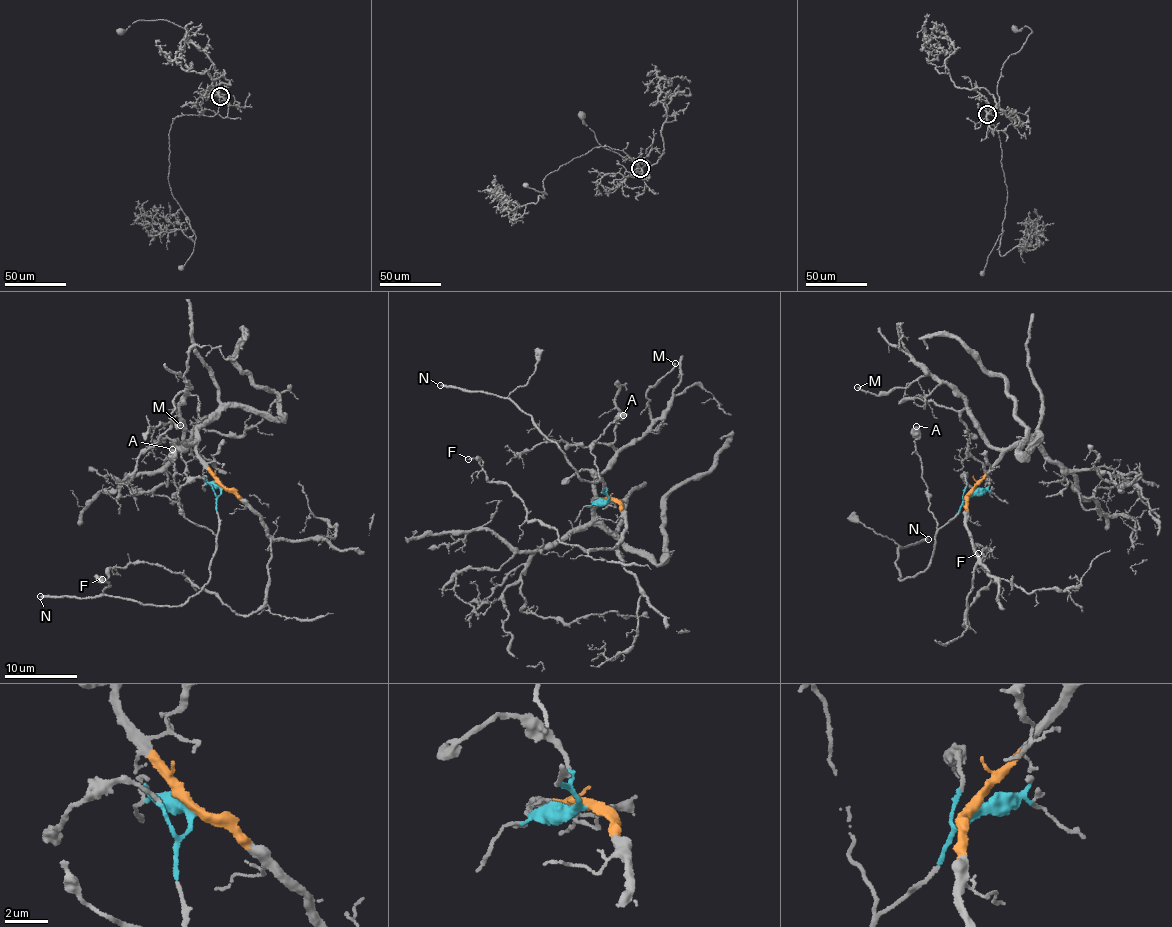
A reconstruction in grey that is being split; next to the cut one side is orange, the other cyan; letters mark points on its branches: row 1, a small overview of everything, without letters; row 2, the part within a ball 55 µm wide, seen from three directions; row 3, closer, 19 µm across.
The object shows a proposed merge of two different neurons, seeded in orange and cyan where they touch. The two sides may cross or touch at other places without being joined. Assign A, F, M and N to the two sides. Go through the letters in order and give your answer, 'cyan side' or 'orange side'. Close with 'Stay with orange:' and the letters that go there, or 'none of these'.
A: cyan side
F: orange side
M: orange side
N: cyan side
Stay with orange: F, M

